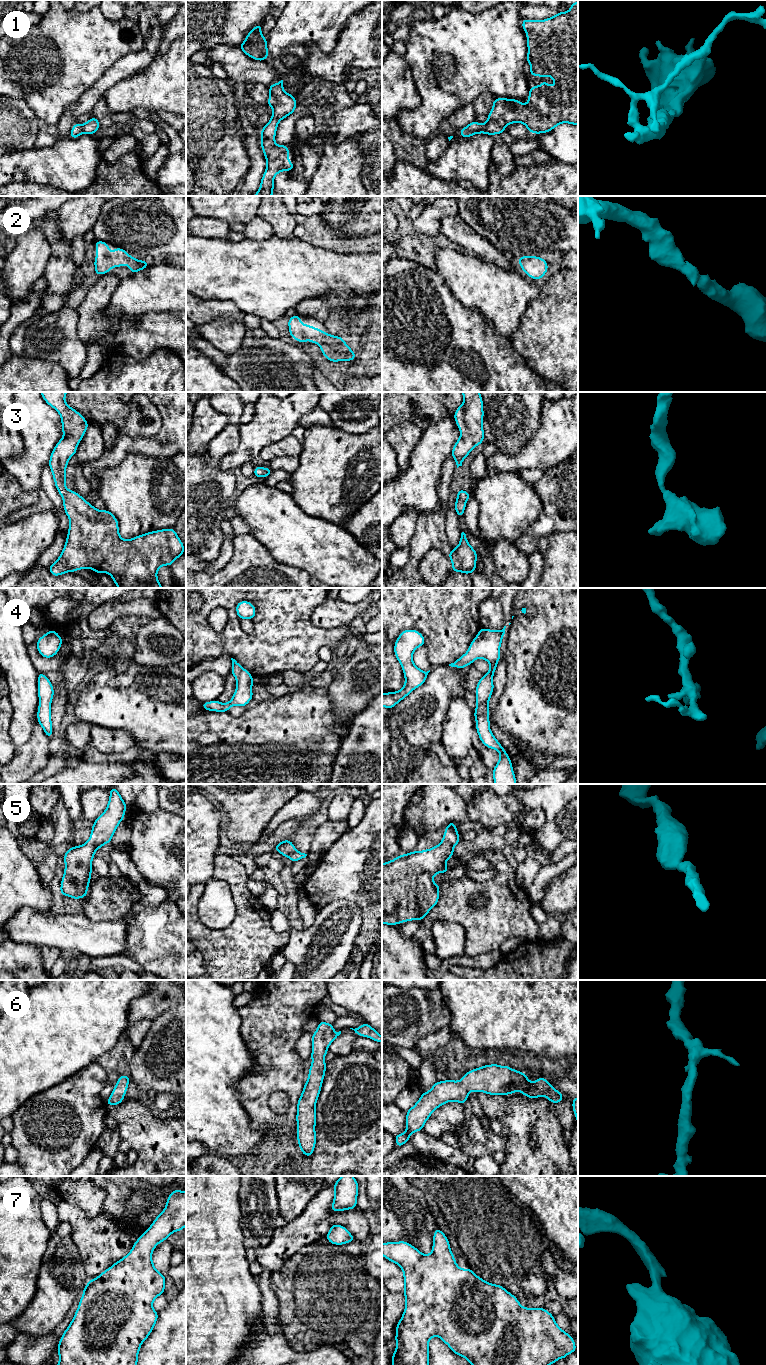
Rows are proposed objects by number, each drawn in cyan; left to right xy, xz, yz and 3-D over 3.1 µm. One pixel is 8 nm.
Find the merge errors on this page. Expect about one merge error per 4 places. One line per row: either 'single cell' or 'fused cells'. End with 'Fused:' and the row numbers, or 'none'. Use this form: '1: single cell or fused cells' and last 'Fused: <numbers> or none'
1: single cell
2: single cell
3: single cell
4: single cell
5: single cell
6: single cell
7: single cell
Fused: none

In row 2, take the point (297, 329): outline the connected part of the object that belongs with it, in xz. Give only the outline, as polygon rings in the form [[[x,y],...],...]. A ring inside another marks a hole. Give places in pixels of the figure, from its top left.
[[[297,314],[288,319],[288,327],[289,335],[293,339],[300,343],[305,341],[317,343],[324,357],[331,362],[353,361],[356,357],[356,353],[351,350],[341,336],[331,335],[310,324],[304,325]]]

